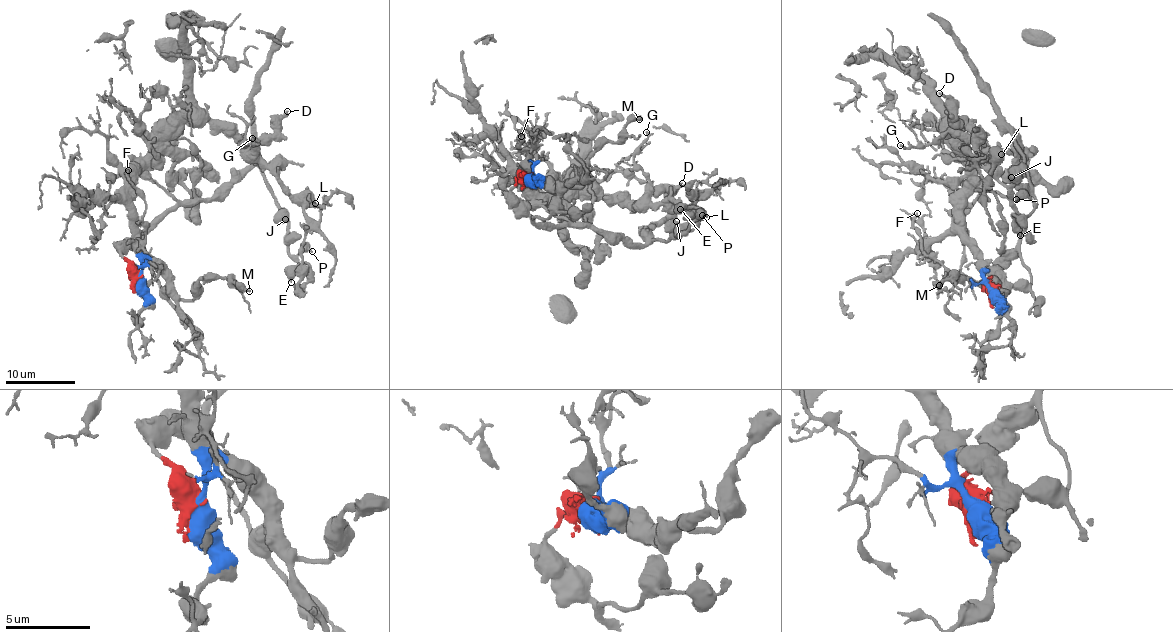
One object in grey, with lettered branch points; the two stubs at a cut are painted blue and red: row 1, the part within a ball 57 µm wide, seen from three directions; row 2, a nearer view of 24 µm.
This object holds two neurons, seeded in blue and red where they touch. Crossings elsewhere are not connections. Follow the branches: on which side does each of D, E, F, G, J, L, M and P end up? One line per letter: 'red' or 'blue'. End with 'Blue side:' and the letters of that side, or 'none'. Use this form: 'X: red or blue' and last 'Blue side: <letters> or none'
D: blue
E: red
F: blue
G: blue
J: red
L: blue
M: blue
P: red
Blue side: D, F, G, L, M

